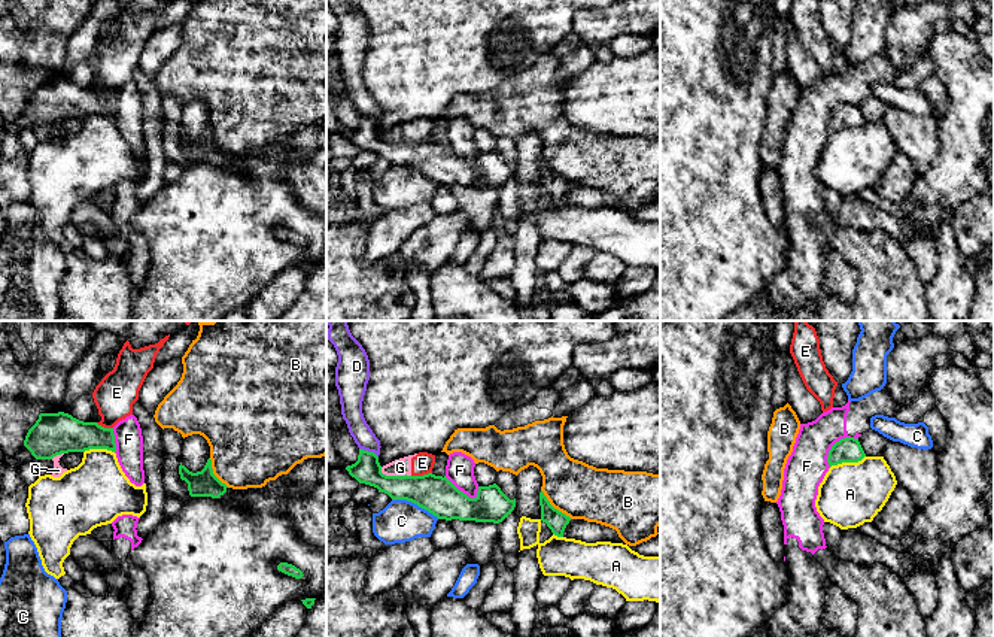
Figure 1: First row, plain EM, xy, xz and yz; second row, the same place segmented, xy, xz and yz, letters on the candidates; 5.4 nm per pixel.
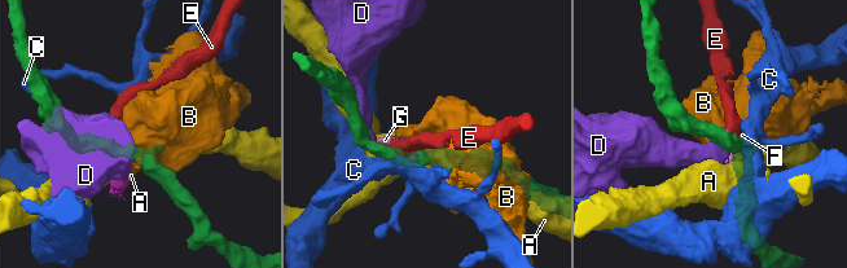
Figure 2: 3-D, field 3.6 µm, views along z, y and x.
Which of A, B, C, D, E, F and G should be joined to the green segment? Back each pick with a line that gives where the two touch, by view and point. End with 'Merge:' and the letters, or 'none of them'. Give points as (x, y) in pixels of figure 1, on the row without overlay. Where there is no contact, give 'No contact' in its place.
Merge: none of them

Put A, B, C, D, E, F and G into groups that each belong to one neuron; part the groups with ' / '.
A / B / C / D E G / F

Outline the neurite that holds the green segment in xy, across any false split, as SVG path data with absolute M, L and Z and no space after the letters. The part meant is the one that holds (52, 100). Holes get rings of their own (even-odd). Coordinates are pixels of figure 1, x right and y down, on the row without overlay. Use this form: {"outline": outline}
{"outline": "M40 79L28 95L24 112L36 125L52 125L69 118L107 115L116 118L113 94L83 88L69 79Z"}

